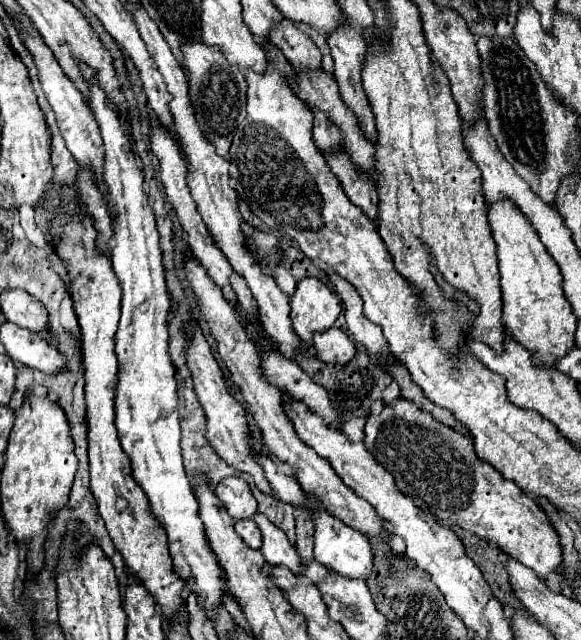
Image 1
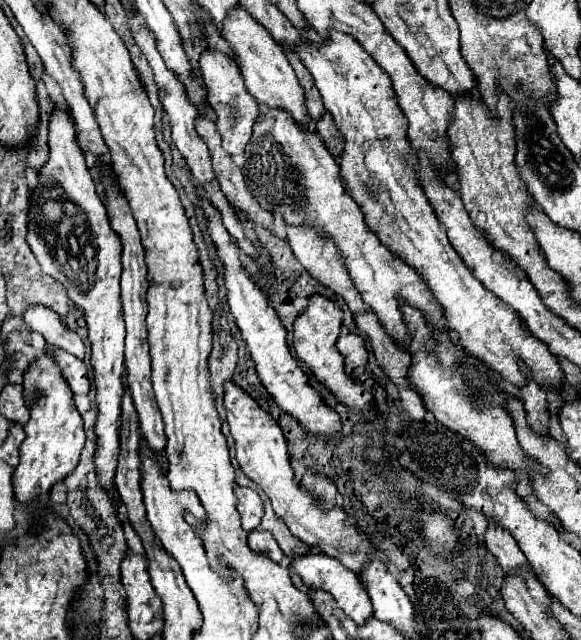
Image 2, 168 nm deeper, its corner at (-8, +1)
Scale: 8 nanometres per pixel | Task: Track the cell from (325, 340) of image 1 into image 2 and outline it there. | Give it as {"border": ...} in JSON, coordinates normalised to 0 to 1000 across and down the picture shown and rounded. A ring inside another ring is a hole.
{"border":[[[614,522],[583,525],[580,544],[594,556],[594,563],[597,563],[597,578],[611,578],[614,572],[632,569],[632,556],[635,553],[632,553],[632,541],[628,541],[621,525],[614,525]]]}

